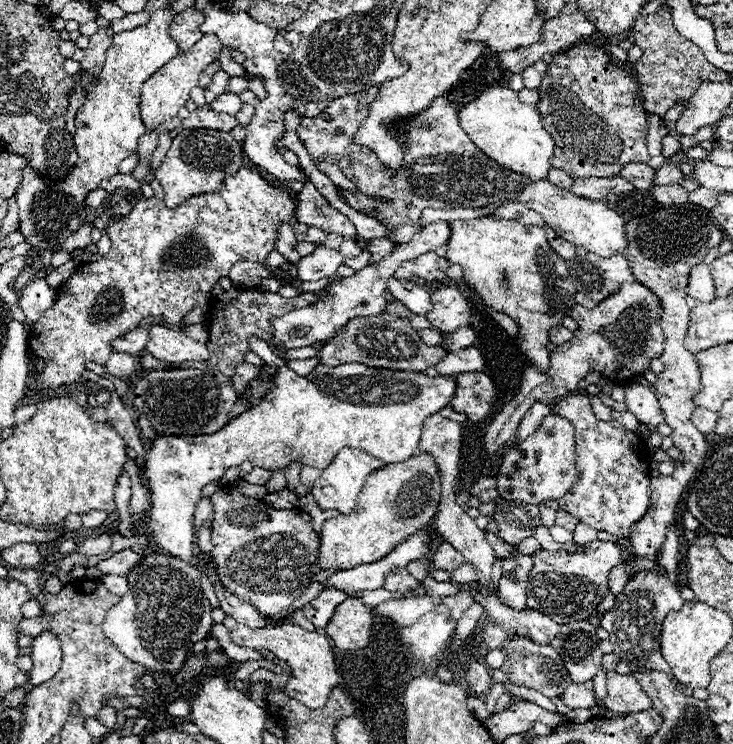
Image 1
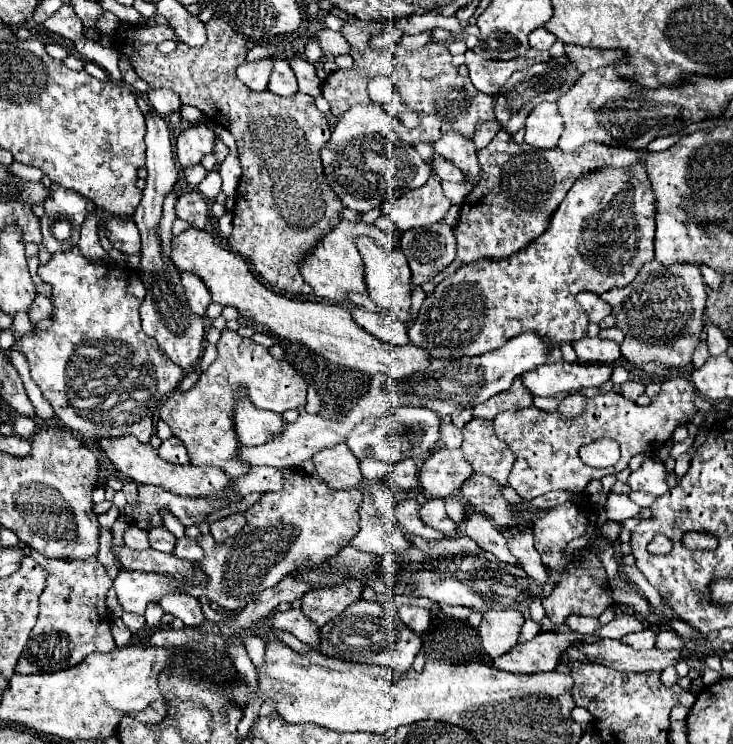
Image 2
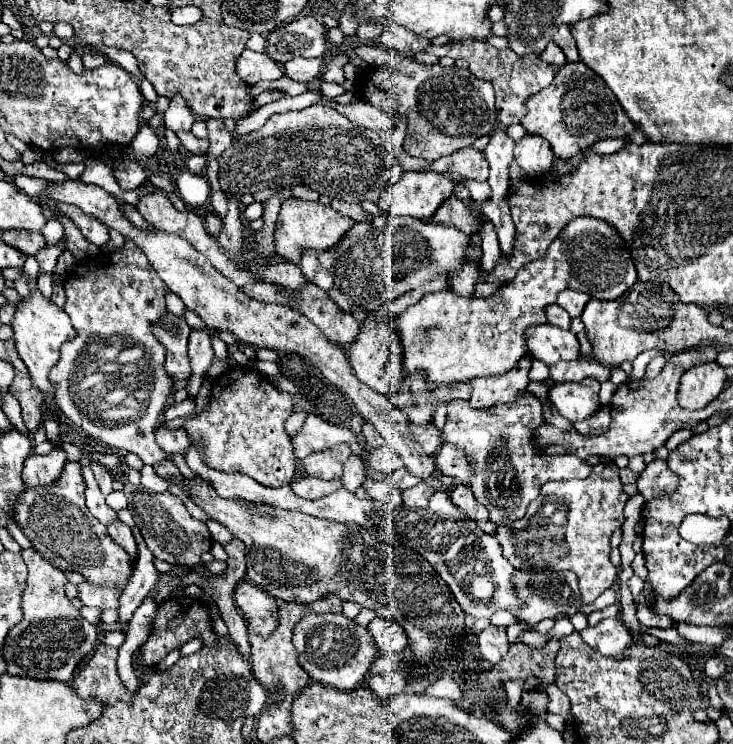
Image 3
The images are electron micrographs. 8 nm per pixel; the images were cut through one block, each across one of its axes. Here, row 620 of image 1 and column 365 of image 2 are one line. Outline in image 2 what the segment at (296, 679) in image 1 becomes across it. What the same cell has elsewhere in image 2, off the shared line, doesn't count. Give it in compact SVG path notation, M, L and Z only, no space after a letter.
M342 220L330 234L326 234L320 240L320 244L306 256L306 260L300 266L302 278L314 288L316 296L320 296L332 304L344 304L344 302L348 302L350 292L358 292L358 294L366 292L364 264L362 264L360 252L356 248L356 236L368 236L374 242L378 242L380 246L384 246L386 250L394 248L392 238L388 234L384 234L382 230L378 230L376 226L368 226L364 222L356 224L356 222Z

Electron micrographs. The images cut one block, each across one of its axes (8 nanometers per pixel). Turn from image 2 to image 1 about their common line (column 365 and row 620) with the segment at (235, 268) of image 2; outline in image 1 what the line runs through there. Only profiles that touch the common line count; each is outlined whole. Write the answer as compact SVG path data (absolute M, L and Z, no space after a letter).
M348 598L338 604L334 616L324 628L326 636L340 650L360 650L370 642L372 614L358 598Z

